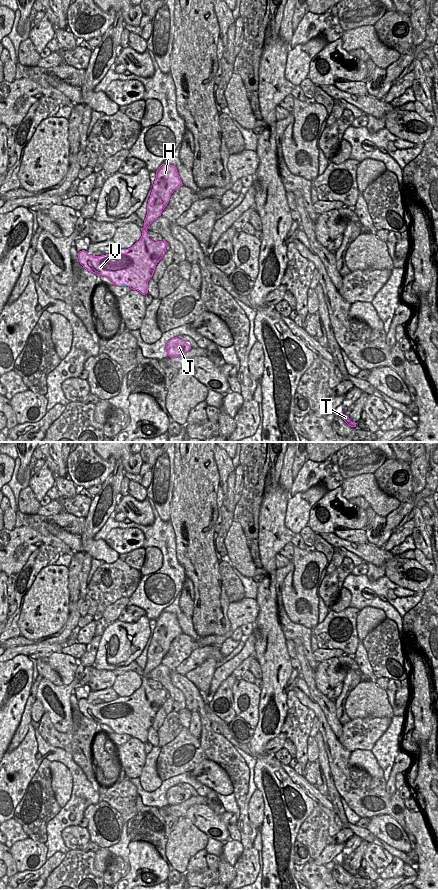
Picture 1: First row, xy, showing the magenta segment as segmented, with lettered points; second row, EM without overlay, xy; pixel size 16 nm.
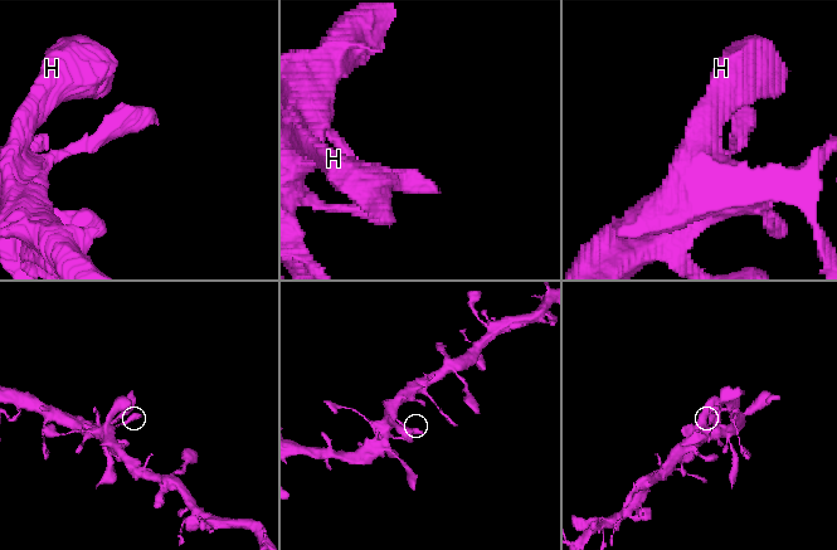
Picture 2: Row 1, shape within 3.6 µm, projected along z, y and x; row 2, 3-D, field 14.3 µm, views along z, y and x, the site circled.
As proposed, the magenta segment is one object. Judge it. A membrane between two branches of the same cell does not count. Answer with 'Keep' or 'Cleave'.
Keep.

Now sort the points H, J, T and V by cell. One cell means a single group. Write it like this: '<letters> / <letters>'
H J T V

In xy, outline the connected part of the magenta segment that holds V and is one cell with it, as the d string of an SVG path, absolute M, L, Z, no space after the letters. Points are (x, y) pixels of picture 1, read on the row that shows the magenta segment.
M162 164L156 172L140 240L128 249L118 249L114 253L102 256L92 256L82 250L78 253L78 259L83 268L108 277L114 285L128 286L142 295L147 294L148 281L152 278L155 267L163 258L168 245L164 240L152 241L148 237L147 227L161 216L171 194L182 185L176 167Z

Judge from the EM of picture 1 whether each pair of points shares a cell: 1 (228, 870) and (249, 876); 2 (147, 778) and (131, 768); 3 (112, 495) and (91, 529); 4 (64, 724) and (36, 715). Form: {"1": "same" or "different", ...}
{"1": "different", "2": "different", "3": "same", "4": "different"}

